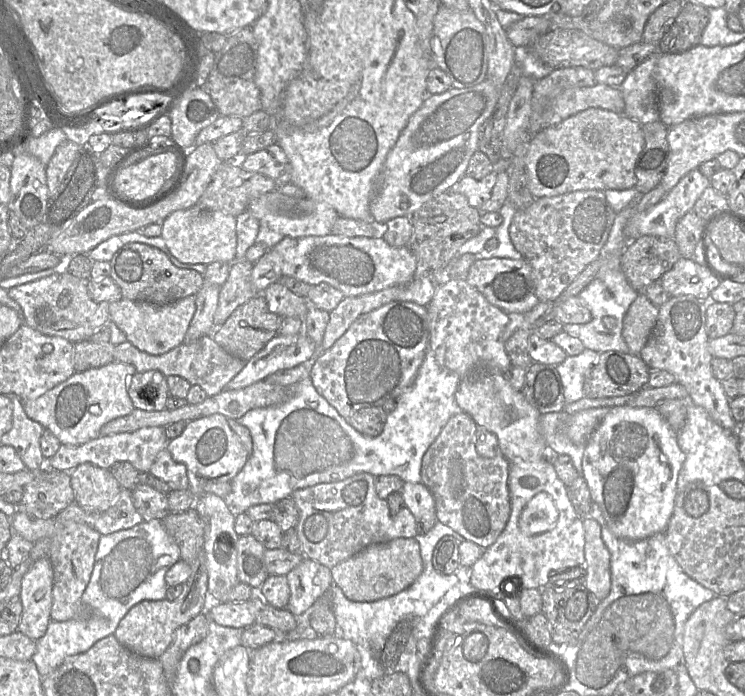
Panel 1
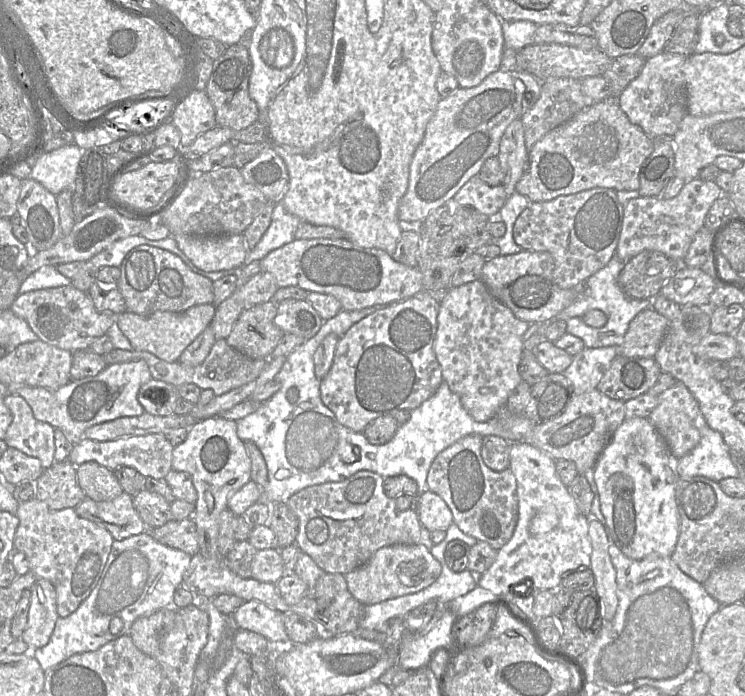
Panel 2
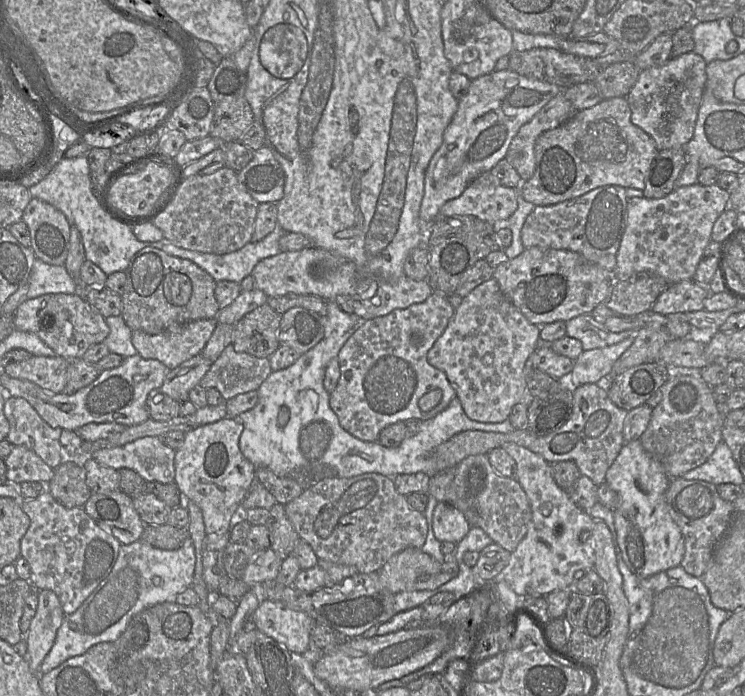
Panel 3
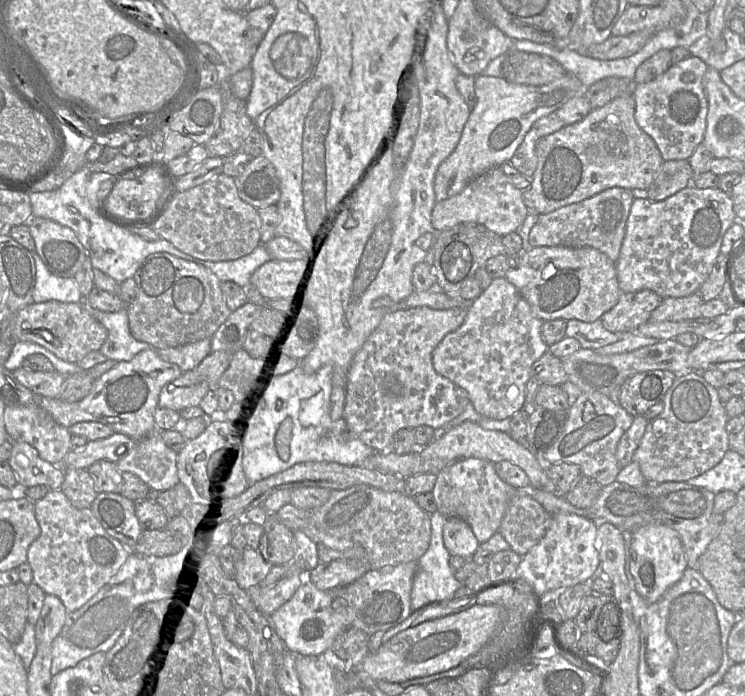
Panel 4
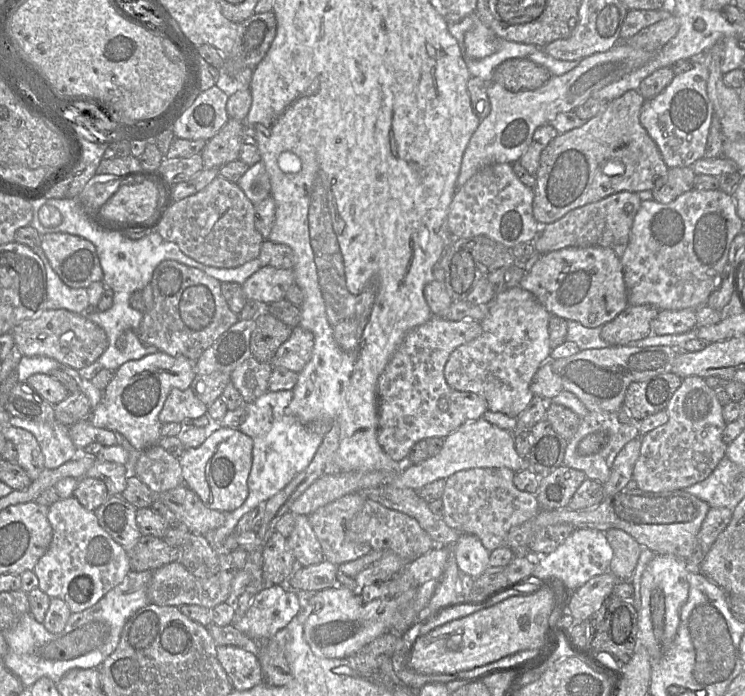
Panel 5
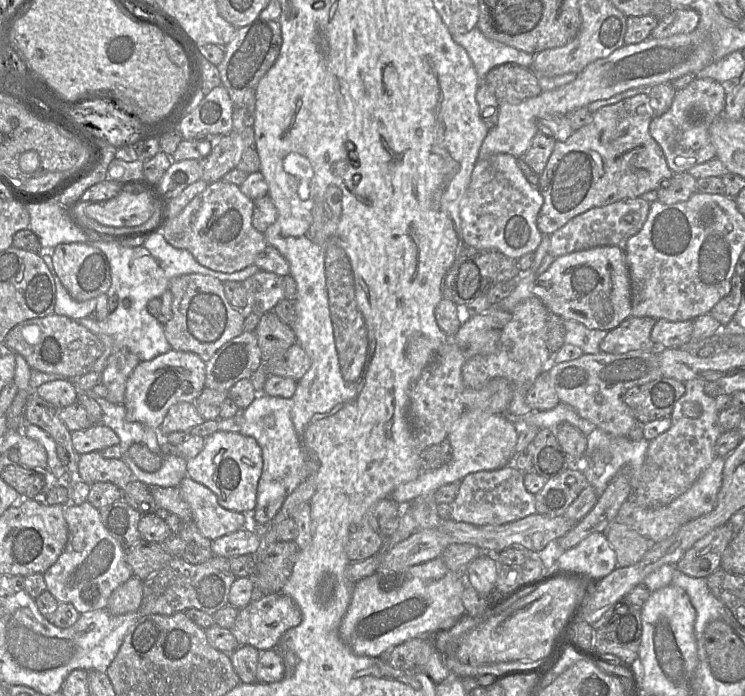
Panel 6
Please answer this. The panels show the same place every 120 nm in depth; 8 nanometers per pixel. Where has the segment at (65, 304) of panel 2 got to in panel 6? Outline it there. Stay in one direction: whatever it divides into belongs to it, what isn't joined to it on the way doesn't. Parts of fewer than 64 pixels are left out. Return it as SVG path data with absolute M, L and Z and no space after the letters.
M56 313L19 323L9 331L4 343L13 352L21 355L32 370L58 374L66 379L78 379L92 371L103 352L103 342L97 334L76 320Z

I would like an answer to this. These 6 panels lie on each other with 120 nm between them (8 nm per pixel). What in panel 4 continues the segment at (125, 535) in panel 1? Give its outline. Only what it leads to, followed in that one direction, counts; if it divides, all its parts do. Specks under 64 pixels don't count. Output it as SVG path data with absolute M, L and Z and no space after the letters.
M193 531L181 550L169 556L141 556L130 551L123 566L108 583L80 609L66 612L65 623L51 645L52 676L95 653L108 652L122 634L132 613L145 603L171 599L174 583L198 583L198 574L204 564L217 562L215 531Z

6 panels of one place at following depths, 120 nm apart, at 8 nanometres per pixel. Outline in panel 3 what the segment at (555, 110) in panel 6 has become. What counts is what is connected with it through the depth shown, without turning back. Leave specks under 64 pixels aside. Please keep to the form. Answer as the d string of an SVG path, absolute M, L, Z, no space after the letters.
M509 69L493 71L472 80L465 96L458 100L457 111L444 131L443 142L425 171L424 195L419 210L421 222L431 223L447 201L459 197L476 177L489 172L500 160L505 159L509 145L521 126L561 91L557 85L529 79Z

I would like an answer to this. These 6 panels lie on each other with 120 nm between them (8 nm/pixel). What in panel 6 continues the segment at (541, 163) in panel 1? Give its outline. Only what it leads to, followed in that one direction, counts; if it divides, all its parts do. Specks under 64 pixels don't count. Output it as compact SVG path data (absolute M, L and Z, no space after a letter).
M647 93L625 98L615 104L599 108L589 123L574 131L567 140L556 141L544 171L539 175L539 191L543 205L537 217L542 235L551 235L573 217L595 207L640 197L666 183L674 172L669 168L663 150L650 134L654 113Z

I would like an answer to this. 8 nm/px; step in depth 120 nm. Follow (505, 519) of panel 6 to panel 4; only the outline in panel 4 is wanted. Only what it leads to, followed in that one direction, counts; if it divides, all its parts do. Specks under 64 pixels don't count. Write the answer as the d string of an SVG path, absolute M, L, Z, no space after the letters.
M468 458L439 471L431 494L435 499L437 510L446 518L460 518L465 521L481 544L498 532L515 493L517 489L498 476L493 463L478 458Z

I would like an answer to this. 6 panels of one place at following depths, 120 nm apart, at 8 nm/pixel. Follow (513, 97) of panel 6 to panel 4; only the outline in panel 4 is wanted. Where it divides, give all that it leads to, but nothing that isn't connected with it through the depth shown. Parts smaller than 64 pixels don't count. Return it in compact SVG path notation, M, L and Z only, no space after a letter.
M512 49L502 65L502 77L513 84L544 86L566 76L568 72L554 58Z

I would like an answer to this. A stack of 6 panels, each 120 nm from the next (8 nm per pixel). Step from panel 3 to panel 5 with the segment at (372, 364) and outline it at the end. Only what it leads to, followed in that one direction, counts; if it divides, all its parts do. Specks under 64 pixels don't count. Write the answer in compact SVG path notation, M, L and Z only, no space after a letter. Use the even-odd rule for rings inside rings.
M432 316L429 321L407 333L380 375L377 389L378 441L395 461L405 463L418 441L430 437L445 438L461 425L482 418L488 411L484 397L450 387L444 376L445 364L451 353L481 335L480 322L474 319L452 321ZM441 398L447 399L446 410L438 407Z

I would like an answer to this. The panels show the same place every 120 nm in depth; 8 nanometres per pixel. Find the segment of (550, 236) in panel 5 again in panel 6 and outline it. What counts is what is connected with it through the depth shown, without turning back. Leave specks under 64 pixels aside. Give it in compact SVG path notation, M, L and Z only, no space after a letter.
M641 196L591 208L570 219L550 235L548 254L553 257L601 246L617 246L625 251L628 240L643 227L650 203Z

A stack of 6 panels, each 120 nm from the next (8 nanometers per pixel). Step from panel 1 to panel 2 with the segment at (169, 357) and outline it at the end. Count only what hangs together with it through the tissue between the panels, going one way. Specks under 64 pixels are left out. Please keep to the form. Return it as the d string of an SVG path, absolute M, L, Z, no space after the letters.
M224 339L216 340L206 359L197 366L187 366L179 361L167 362L154 354L142 350L123 350L113 348L104 355L107 365L143 360L147 363L153 379L164 381L178 387L193 383L199 388L210 389L216 396L243 386L255 380L266 365L267 359L251 359L232 348Z

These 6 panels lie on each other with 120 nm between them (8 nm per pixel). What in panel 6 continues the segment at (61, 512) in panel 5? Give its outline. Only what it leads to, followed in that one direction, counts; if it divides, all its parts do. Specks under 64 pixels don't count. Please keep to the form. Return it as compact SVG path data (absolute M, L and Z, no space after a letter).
M86 501L80 505L74 505L71 503L65 504L64 509L63 509L63 516L64 516L67 526L68 526L68 541L65 546L65 549L60 554L57 561L43 574L47 590L55 597L55 599L58 602L71 603L79 613L86 613L86 612L91 612L91 611L95 611L95 610L105 609L111 594L120 585L122 585L128 579L133 577L132 570L125 559L125 549L121 546L119 541L116 538L114 538L108 532L108 530L105 528L104 524L102 523L100 511L97 508L95 508L88 501Z

